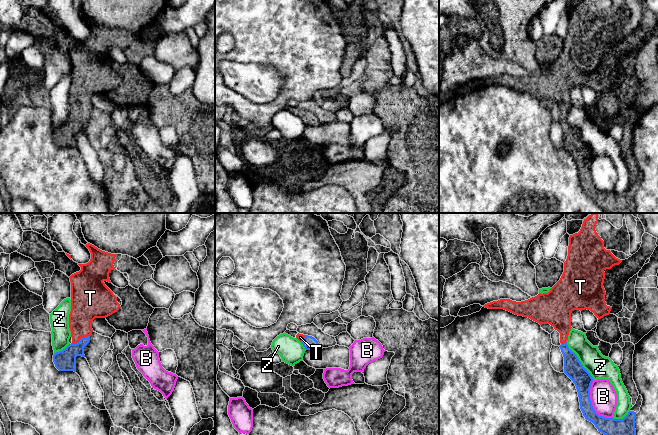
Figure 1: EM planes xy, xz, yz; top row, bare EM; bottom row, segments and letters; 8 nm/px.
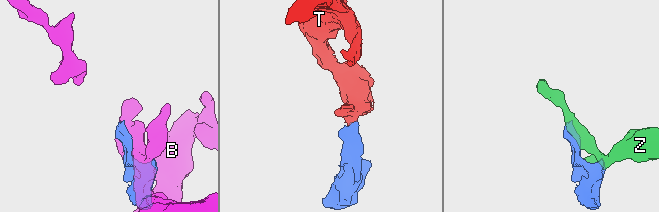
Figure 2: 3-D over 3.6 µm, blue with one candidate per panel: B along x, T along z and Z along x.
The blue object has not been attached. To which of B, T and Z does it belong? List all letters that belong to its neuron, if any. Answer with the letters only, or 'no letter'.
T

